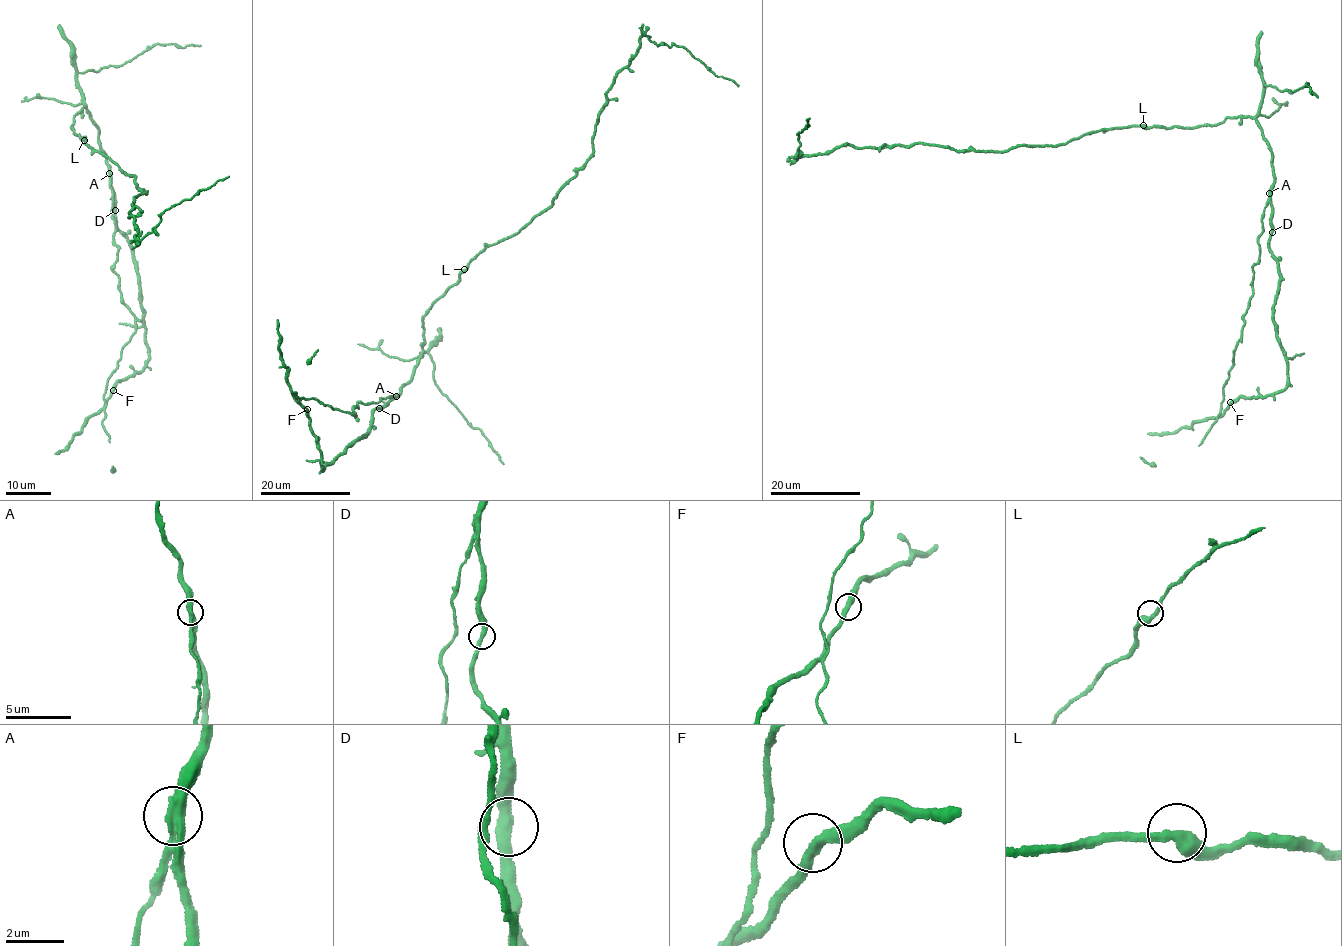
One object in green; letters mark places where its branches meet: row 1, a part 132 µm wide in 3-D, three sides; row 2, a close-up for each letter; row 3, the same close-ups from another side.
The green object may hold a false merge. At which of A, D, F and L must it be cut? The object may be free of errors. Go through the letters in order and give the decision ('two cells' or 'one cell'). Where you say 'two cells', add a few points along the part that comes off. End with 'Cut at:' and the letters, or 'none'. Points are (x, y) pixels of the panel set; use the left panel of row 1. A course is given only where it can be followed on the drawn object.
A: two cells
D: one cell
F: one cell
L: one cell
Cut at: A

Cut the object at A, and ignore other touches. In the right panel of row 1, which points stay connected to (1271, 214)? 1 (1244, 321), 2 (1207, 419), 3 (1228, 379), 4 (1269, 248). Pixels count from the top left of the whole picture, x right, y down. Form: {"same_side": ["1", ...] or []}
{"same_side": ["2", "4"]}

